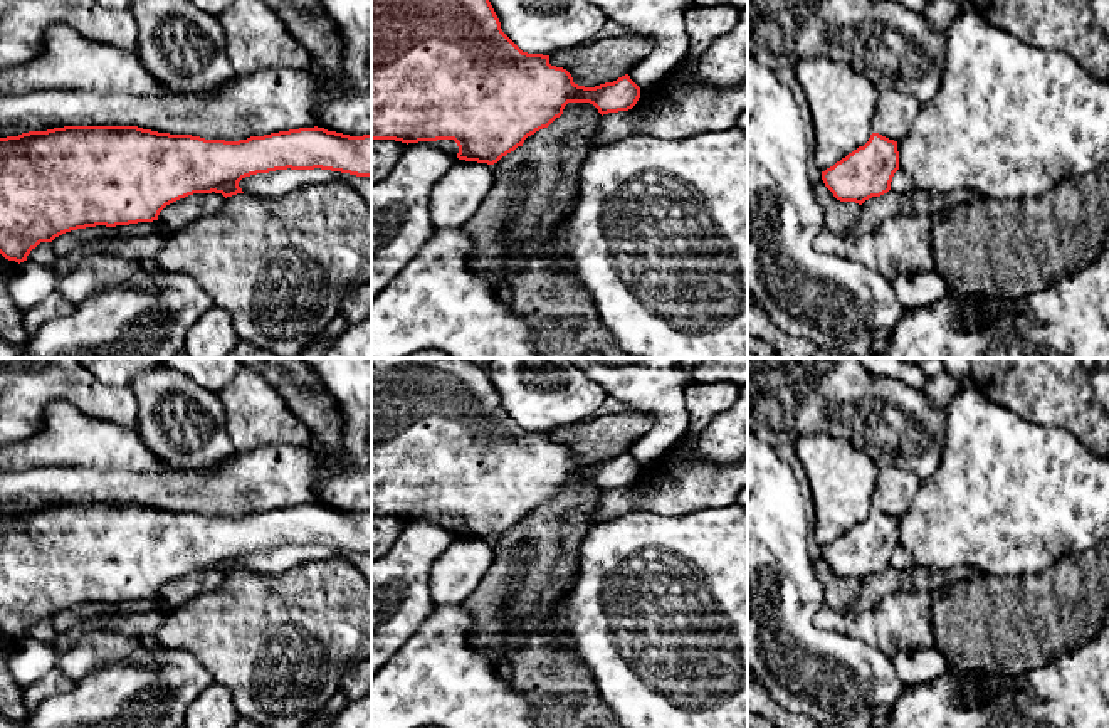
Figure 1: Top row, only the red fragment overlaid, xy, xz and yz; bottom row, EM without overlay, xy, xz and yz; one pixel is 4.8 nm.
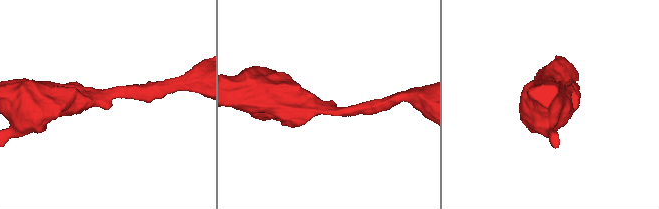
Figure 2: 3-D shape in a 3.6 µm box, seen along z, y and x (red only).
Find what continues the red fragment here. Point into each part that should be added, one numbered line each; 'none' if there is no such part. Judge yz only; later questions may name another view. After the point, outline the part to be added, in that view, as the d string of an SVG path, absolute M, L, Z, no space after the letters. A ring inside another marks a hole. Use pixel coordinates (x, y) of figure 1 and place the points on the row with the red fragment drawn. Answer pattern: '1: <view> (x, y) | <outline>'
none

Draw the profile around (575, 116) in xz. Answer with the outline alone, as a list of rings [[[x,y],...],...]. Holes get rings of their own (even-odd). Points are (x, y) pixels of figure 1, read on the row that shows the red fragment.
[[[568,103],[563,114],[548,128],[528,136],[521,146],[494,163],[494,185],[476,214],[464,224],[474,251],[470,267],[479,272],[497,294],[506,296],[509,266],[518,257],[533,256],[548,239],[576,192],[576,173],[590,146],[590,131],[602,114],[590,103]]]

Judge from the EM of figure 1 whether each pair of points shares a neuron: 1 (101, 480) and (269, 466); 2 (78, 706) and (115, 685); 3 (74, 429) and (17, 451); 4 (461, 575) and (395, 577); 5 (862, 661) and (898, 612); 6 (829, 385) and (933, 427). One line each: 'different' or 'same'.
1: same
2: same
3: same
4: different
5: different
6: same

